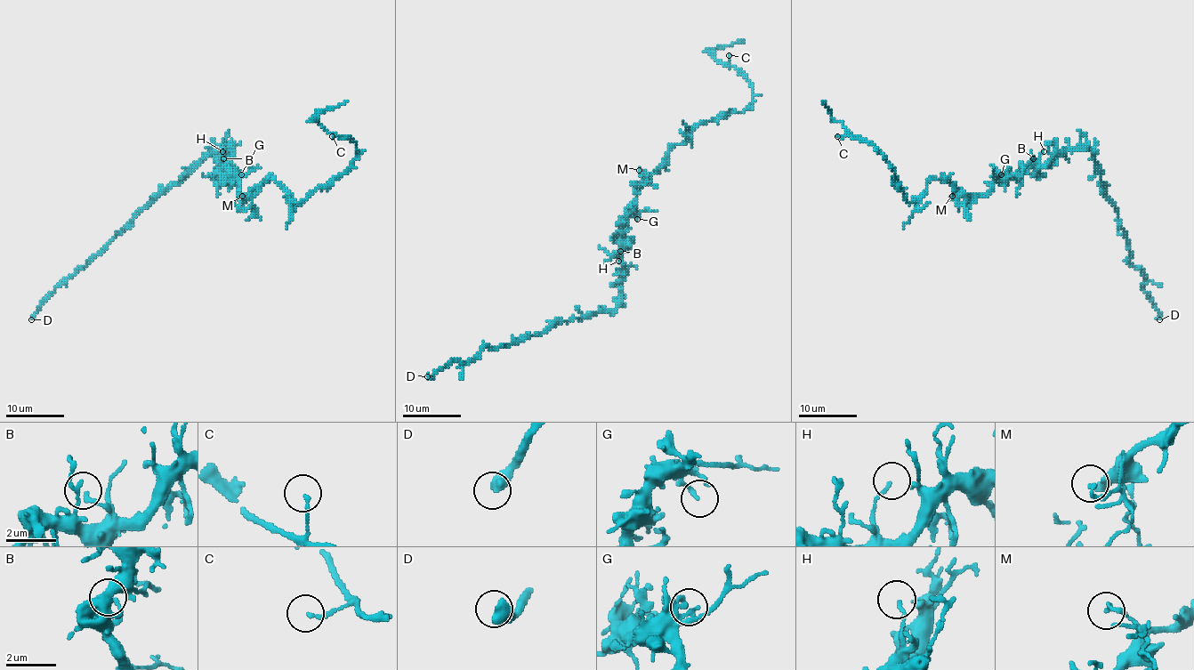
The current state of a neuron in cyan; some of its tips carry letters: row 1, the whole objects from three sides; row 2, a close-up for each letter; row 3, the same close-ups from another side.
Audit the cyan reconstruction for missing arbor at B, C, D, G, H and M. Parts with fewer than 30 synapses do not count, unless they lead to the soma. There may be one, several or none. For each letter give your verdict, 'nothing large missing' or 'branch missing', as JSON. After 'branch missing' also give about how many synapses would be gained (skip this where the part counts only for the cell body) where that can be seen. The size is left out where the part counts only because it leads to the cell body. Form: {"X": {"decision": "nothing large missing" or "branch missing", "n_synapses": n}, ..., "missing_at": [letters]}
{"B": {"decision": "nothing large missing"}, "C": {"decision": "nothing large missing"}, "D": {"decision": "nothing large missing"}, "G": {"decision": "nothing large missing"}, "H": {"decision": "nothing large missing"}, "M": {"decision": "nothing large missing"}, "missing_at": []}

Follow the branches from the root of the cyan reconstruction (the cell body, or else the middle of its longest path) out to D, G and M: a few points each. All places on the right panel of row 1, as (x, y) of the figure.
D: (1012, 175), (1024, 167), (1044, 167), (1058, 152), (1090, 149), (1130, 262), (1145, 276), (1143, 290), (1159, 319)
G: (1012, 175), (1000, 180), (996, 175), (1001, 174)
M: (1012, 175), (996, 180), (984, 195), (962, 196), (958, 193), (952, 198), (952, 196)

